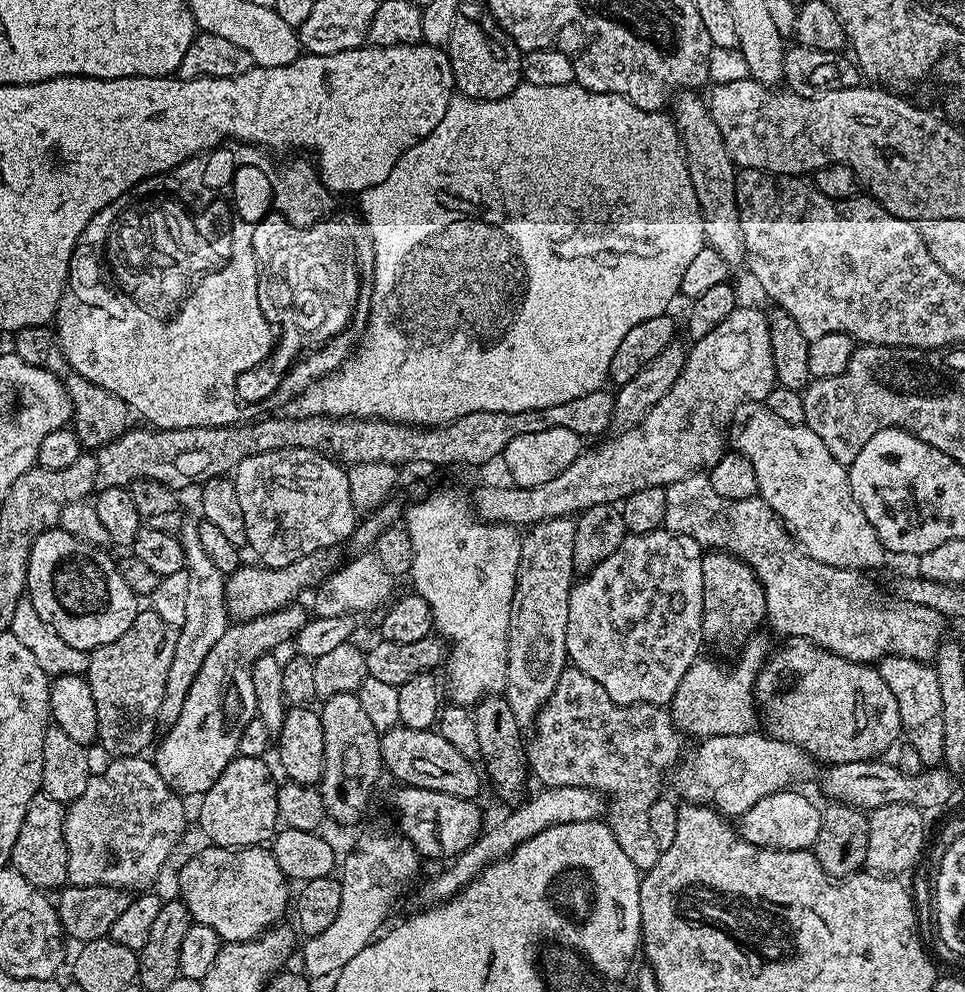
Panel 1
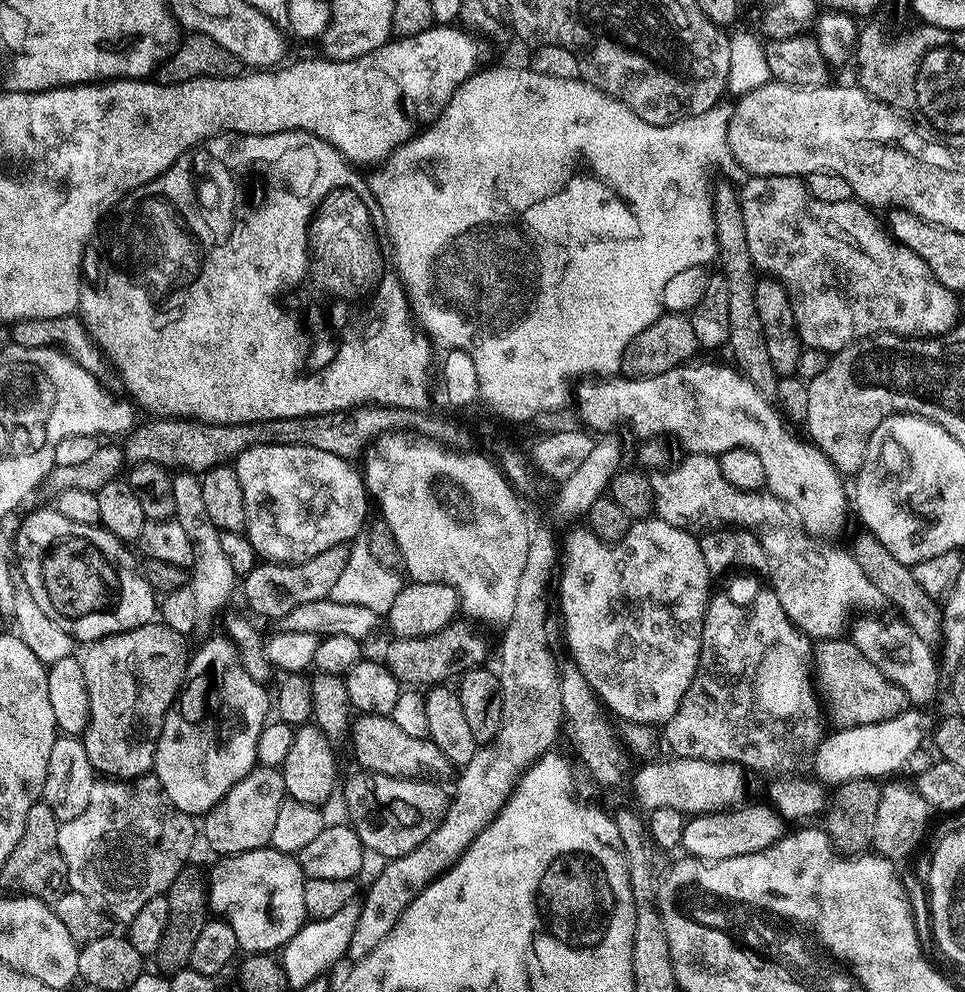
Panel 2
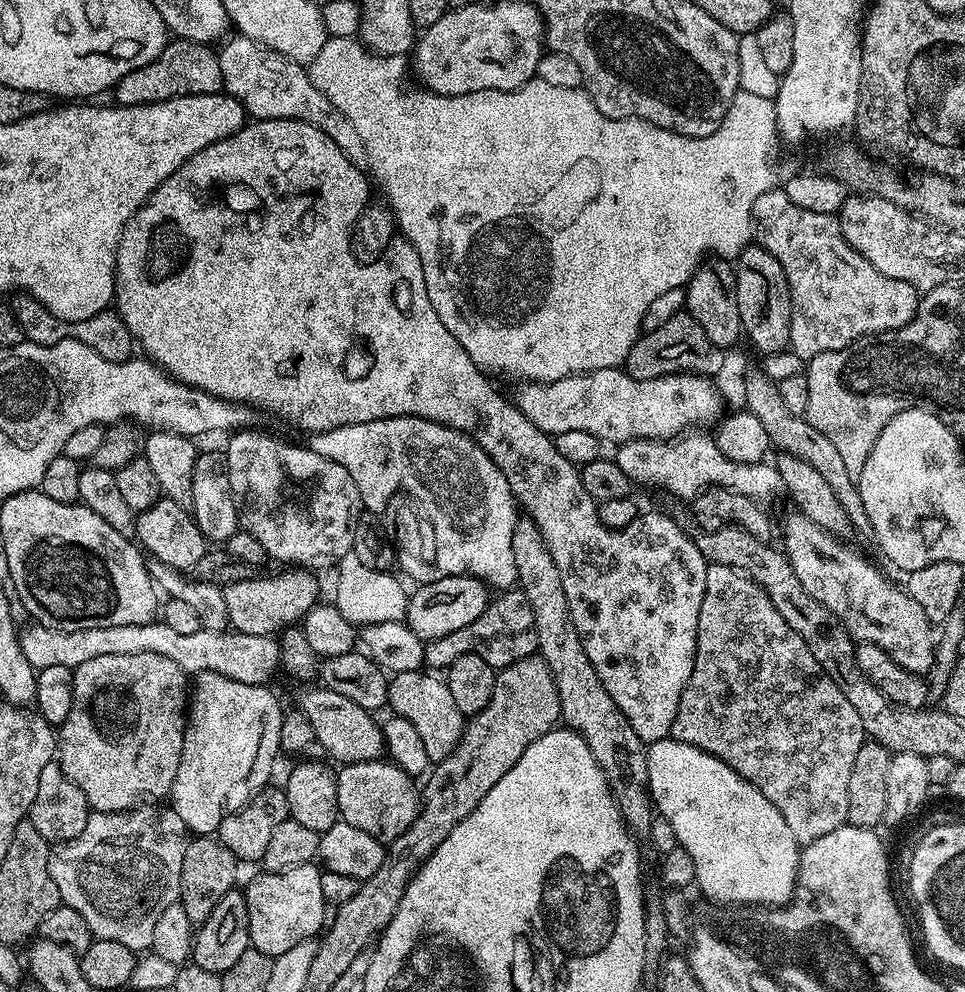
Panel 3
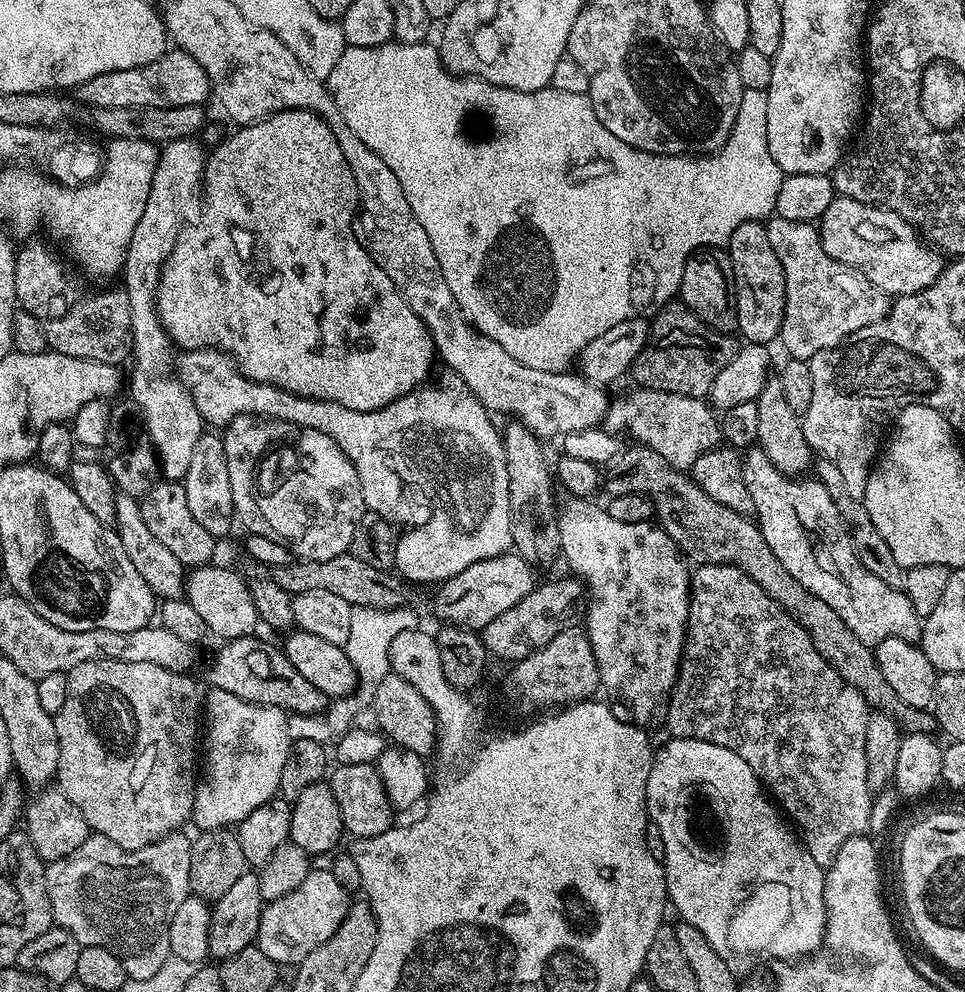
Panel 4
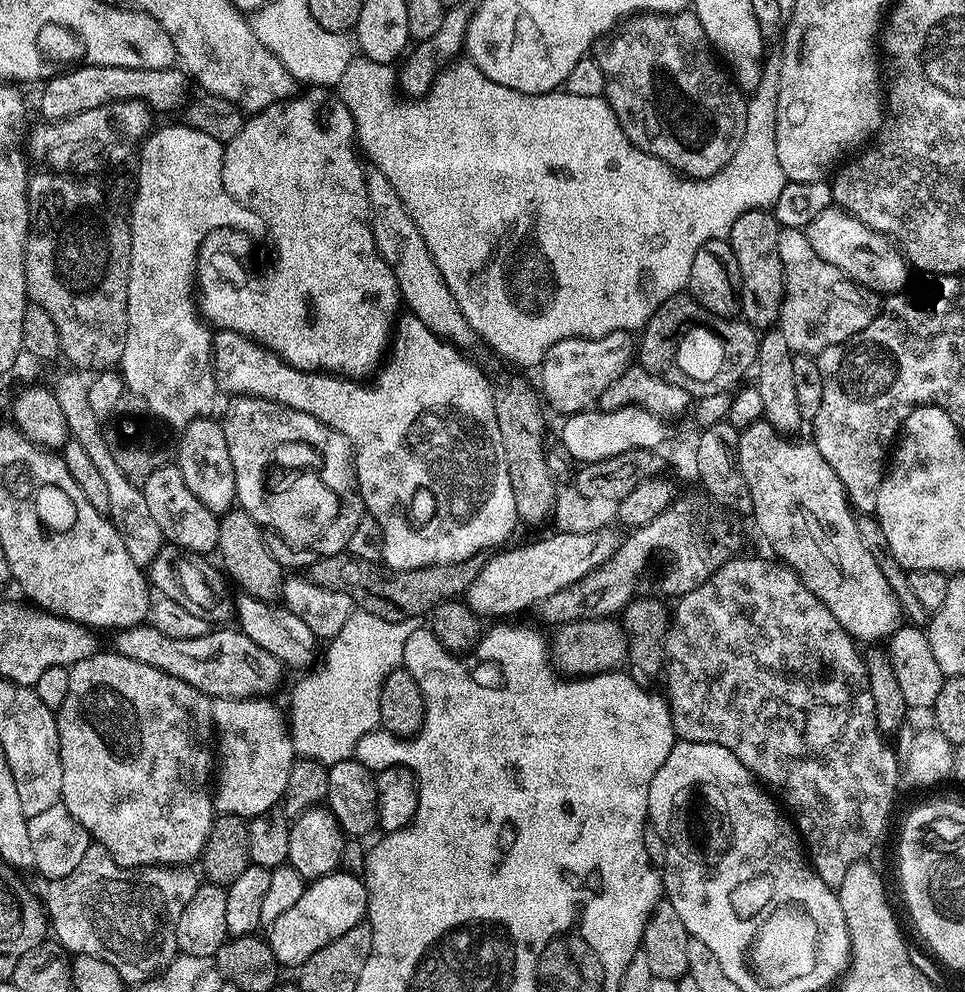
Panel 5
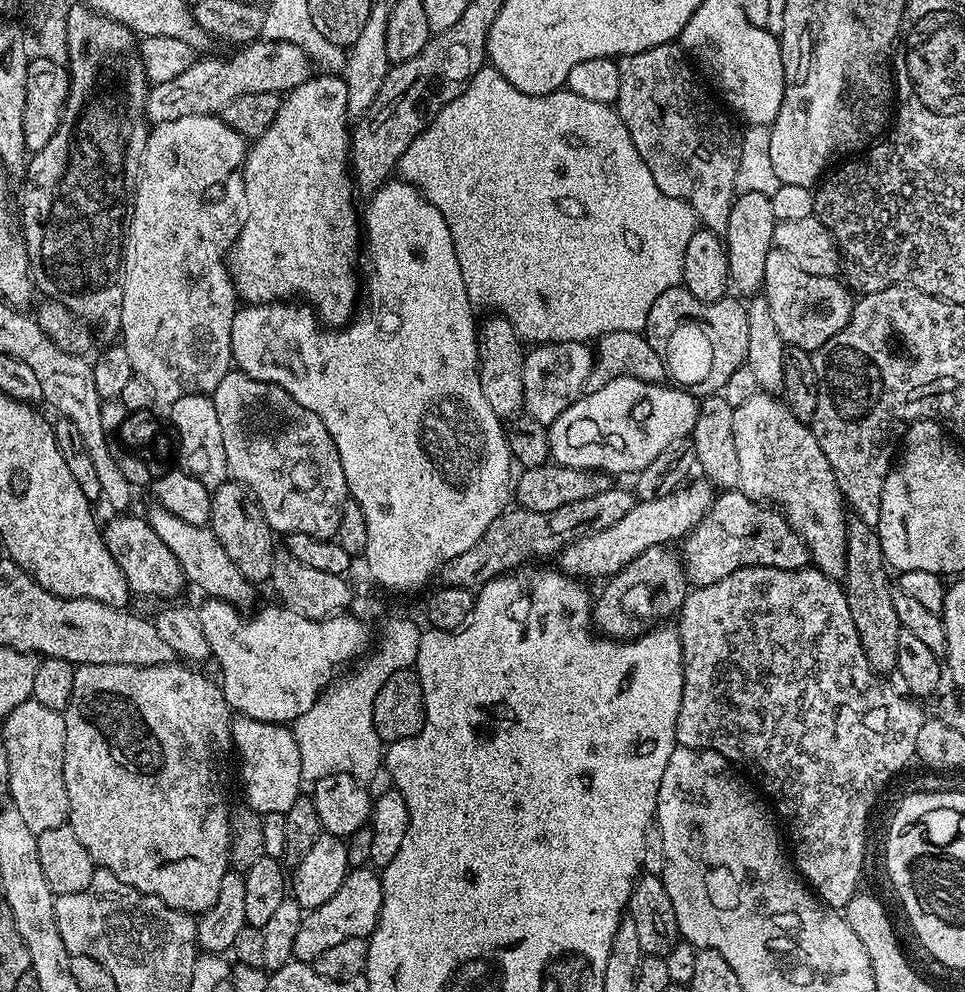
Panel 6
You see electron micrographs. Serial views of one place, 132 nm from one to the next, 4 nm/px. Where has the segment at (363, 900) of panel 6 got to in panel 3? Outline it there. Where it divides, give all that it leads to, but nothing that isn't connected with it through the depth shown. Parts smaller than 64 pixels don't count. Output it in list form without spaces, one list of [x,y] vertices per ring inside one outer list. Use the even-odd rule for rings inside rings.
[[[315,863],[294,866],[281,872],[261,871],[243,889],[248,911],[248,938],[251,947],[273,958],[286,954],[298,942],[321,935],[326,924],[321,869]]]

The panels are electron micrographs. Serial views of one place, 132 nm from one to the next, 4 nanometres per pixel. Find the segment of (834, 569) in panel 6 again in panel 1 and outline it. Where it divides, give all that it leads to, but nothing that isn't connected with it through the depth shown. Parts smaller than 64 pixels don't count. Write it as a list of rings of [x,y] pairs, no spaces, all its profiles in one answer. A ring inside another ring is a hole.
[[[885,656],[879,661],[878,671],[882,682],[890,686],[894,702],[898,702],[900,727],[903,739],[918,750],[924,766],[936,766],[944,758],[946,722],[942,722],[942,689],[938,686],[938,674],[931,663],[905,656]]]

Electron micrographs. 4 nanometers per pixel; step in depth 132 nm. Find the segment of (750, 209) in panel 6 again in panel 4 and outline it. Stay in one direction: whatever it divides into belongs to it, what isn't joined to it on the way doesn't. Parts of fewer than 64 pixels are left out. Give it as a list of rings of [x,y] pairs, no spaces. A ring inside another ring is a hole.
[[[751,220],[750,222],[742,222],[742,226],[738,226],[738,230],[734,230],[734,234],[728,240],[726,251],[730,262],[734,266],[734,286],[736,287],[736,326],[739,335],[743,337],[747,343],[750,344],[763,344],[765,346],[771,345],[771,340],[775,341],[780,334],[780,327],[782,326],[782,318],[786,310],[786,278],[782,274],[782,262],[778,262],[778,254],[774,254],[774,246],[770,246],[770,234],[767,227],[759,220]]]

